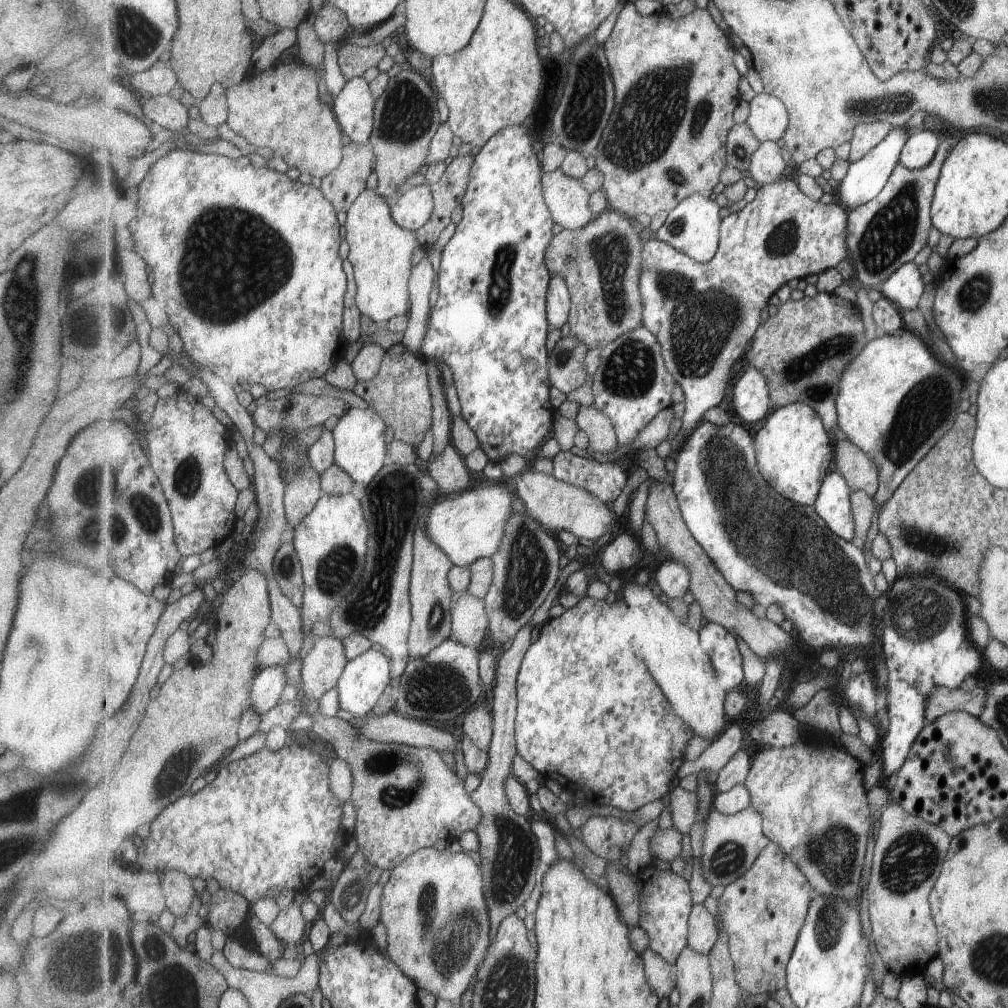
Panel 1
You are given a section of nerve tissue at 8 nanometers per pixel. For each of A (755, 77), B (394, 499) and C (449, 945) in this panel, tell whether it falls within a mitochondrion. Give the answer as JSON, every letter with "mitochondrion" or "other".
{"A":"other","B":"mitochondrion","C":"mitochondrion"}

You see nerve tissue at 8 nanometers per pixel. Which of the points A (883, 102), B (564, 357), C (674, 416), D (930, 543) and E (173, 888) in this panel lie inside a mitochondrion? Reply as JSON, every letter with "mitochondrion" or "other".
{"A":"mitochondrion","B":"mitochondrion","C":"other","D":"mitochondrion","E":"other"}

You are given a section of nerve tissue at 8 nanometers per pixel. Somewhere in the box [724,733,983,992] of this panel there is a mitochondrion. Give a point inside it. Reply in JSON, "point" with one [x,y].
{"point":[908,864]}

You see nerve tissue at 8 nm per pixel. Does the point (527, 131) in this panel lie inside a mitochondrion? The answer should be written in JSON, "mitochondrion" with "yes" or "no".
{"mitochondrion":"no"}

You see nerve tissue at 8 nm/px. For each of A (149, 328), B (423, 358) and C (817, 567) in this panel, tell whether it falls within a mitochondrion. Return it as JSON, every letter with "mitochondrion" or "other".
{"A":"other","B":"other","C":"mitochondrion"}

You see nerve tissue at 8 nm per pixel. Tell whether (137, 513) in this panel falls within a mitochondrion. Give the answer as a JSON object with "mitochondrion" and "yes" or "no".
{"mitochondrion":"yes"}

